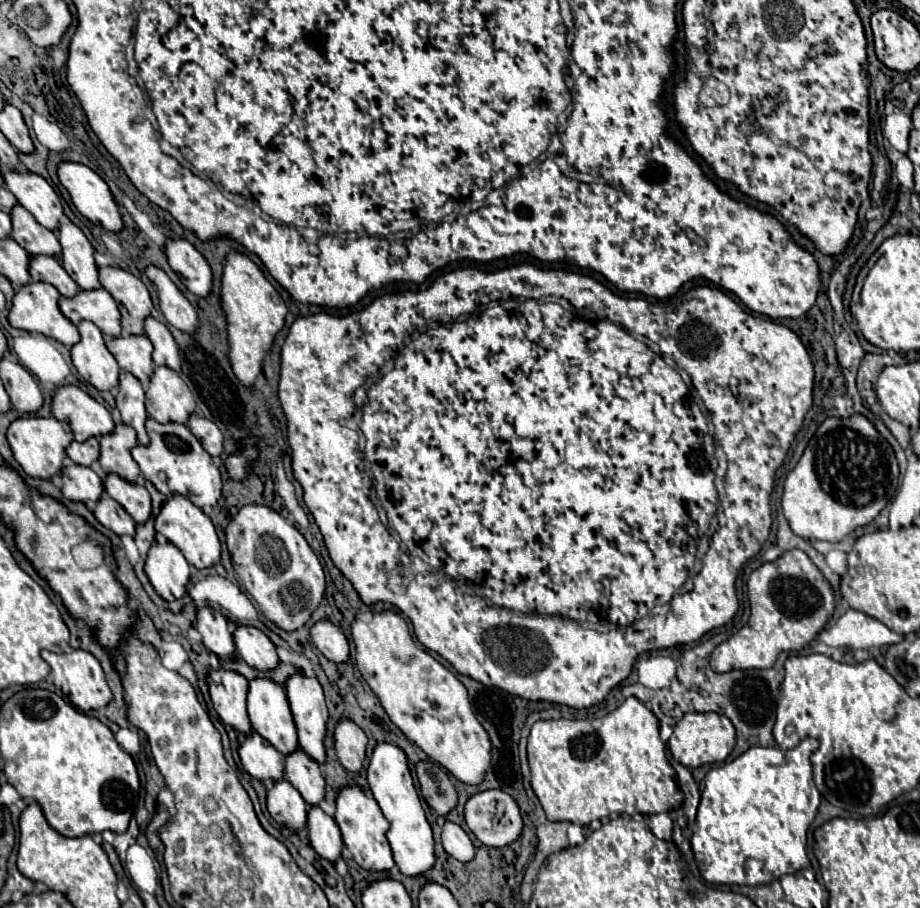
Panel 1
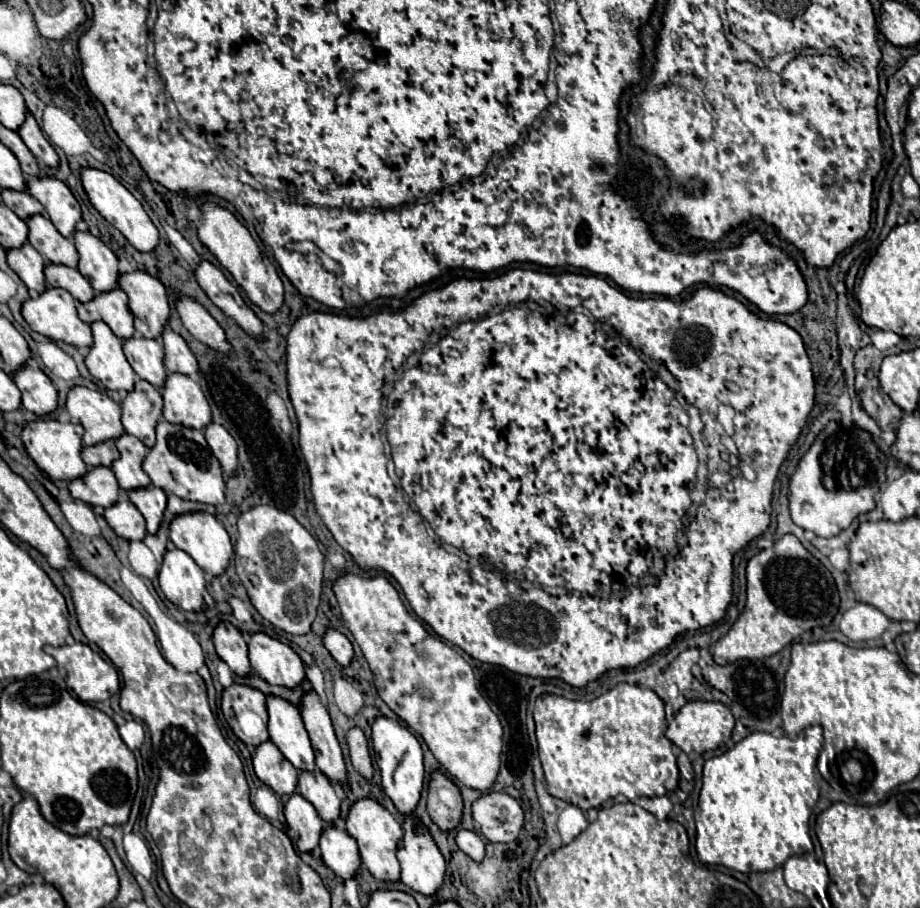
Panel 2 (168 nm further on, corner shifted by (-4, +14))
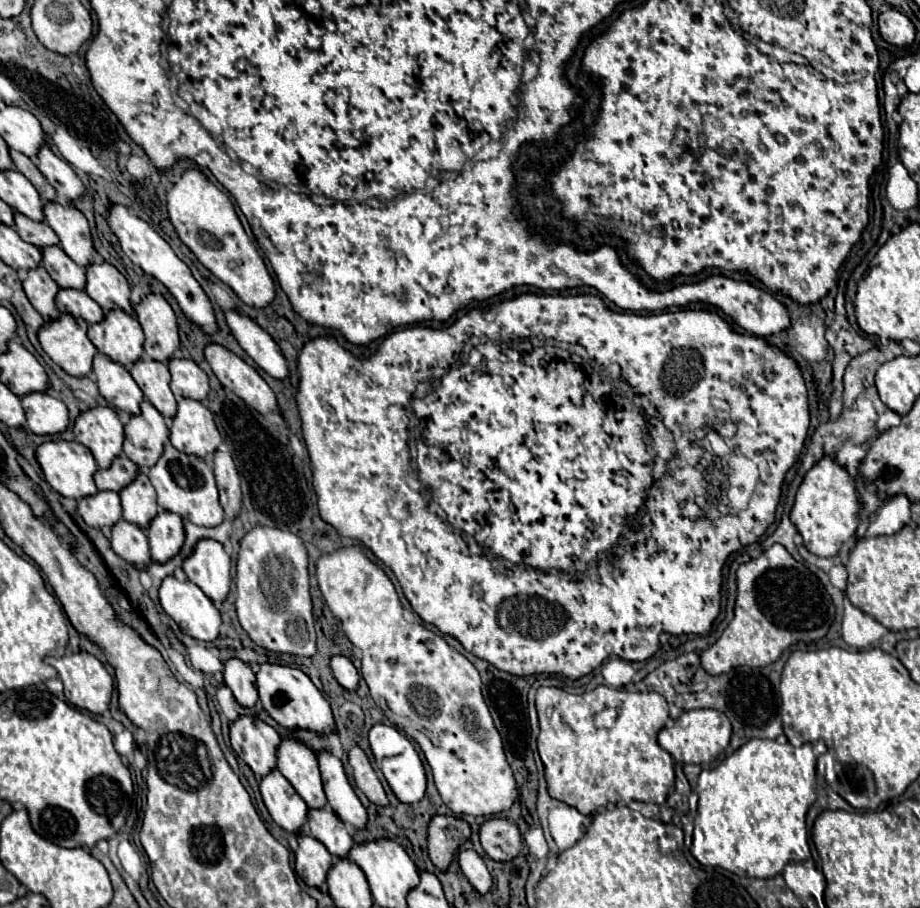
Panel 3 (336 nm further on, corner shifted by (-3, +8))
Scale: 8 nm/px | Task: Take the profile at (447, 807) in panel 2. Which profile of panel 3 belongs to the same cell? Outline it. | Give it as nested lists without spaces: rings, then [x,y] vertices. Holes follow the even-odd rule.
[[[433,815],[429,823],[429,857],[435,867],[447,869],[453,853],[463,845],[471,835],[471,827],[463,817],[453,815]]]

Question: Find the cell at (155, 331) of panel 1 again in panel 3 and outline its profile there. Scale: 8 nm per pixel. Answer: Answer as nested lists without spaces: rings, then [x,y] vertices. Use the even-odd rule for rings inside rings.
[[[171,357],[167,367],[171,373],[171,391],[175,397],[191,397],[199,401],[207,397],[209,379],[193,359]]]

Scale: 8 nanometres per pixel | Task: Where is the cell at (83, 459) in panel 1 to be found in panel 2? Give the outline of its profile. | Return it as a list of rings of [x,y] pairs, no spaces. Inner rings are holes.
[[[104,441],[100,445],[84,447],[82,451],[82,459],[88,467],[110,467],[112,461],[116,461],[116,457],[120,457],[120,453],[116,453],[114,441]]]

